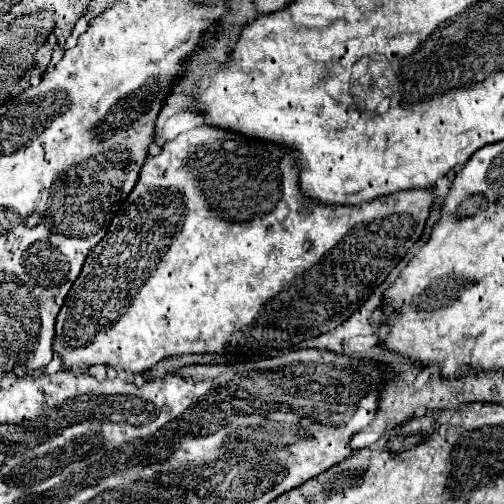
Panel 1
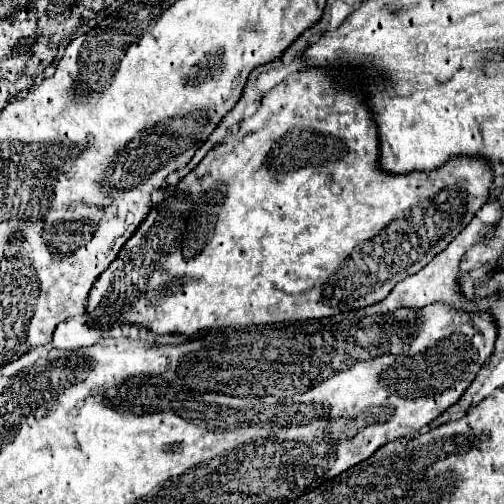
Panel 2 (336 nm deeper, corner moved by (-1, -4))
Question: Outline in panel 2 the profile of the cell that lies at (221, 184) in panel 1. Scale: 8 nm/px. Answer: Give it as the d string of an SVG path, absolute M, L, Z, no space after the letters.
M302 69L290 73L282 83L278 83L264 95L258 111L252 117L242 119L240 129L236 133L228 133L228 137L224 137L222 143L214 145L208 151L208 155L196 165L196 169L192 169L184 177L184 187L178 185L176 191L166 187L162 205L156 205L148 213L148 219L140 223L136 233L120 249L118 257L96 279L86 303L88 325L100 331L104 331L106 325L108 329L116 325L118 327L138 325L138 327L146 327L148 333L156 333L156 335L178 333L192 337L200 331L206 329L210 331L220 327L258 327L258 325L274 325L288 321L292 323L292 321L324 319L382 301L400 281L404 281L404 277L410 277L412 273L420 271L440 251L444 251L446 245L470 223L474 213L488 199L490 183L494 177L488 163L474 157L454 157L446 165L434 171L412 171L396 177L384 175L376 165L376 157L378 157L376 125L362 97L358 93L352 93L346 81L348 79L342 79L342 73L324 71L324 69Z

